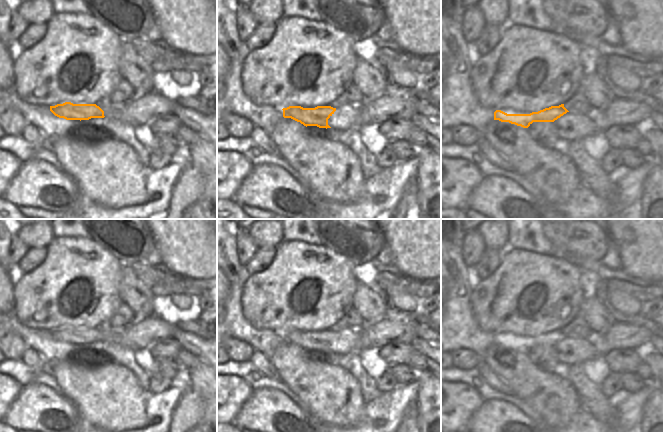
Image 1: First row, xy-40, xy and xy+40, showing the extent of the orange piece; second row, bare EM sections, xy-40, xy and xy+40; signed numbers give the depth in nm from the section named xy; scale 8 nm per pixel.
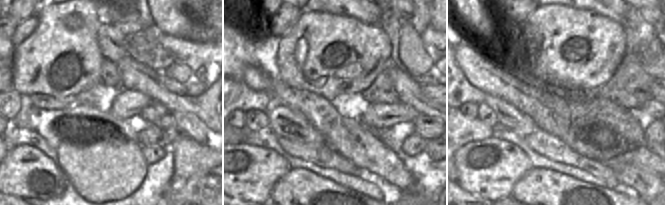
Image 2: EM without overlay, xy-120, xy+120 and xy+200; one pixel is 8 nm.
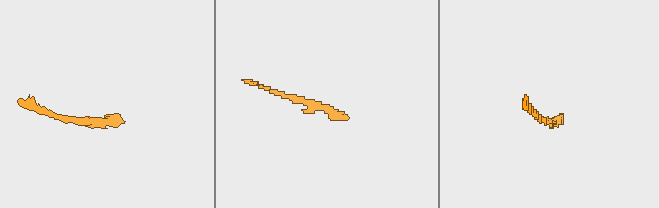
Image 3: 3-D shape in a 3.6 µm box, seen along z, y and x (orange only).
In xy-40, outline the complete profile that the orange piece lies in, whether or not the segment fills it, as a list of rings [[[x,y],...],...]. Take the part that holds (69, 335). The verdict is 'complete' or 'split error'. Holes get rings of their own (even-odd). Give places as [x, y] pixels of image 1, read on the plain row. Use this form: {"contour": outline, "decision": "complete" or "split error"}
{"contour": [[[65,326],[50,330],[50,335],[59,342],[66,344],[89,344],[91,342],[104,342],[104,335],[96,328],[73,328]]], "decision": "complete"}

